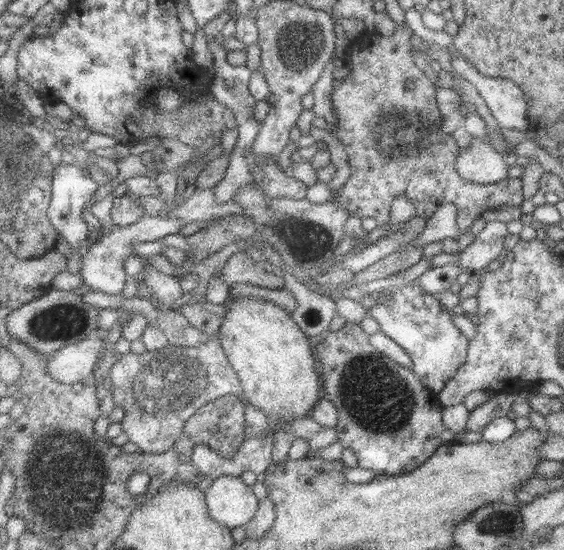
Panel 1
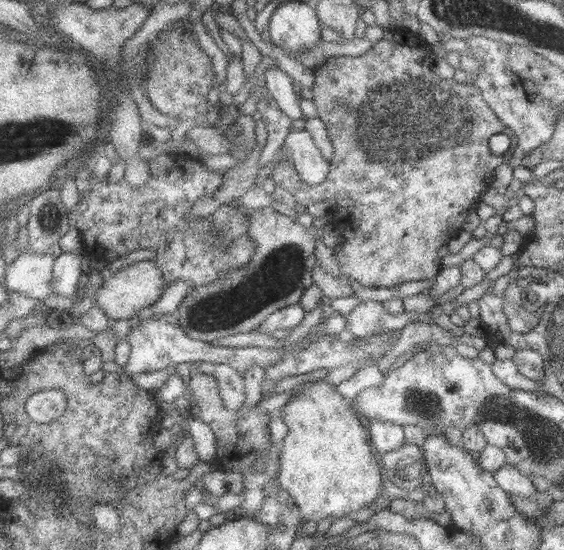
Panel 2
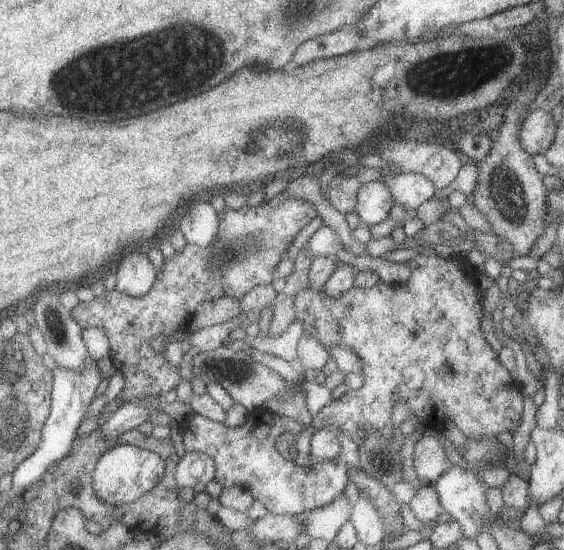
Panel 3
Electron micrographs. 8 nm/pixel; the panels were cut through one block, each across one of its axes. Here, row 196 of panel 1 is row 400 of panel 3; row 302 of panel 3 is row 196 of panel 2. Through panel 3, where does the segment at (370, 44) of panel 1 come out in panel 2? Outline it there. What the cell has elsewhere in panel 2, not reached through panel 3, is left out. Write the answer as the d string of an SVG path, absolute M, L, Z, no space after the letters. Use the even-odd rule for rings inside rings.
M401 27L390 28L385 31L384 38L363 55L358 56L339 56L329 59L317 73L317 83L313 88L315 92L315 104L318 108L319 116L322 117L330 129L330 136L335 142L336 156L333 158L333 170L331 177L320 184L320 186L310 186L308 182L304 182L300 178L297 168L294 166L292 157L280 159L275 162L275 169L268 177L275 181L277 188L287 190L289 196L294 202L300 203L306 207L318 204L320 202L332 202L336 209L342 209L342 214L338 214L338 228L342 230L342 234L348 238L335 250L338 263L343 268L343 272L349 274L353 280L358 281L364 286L372 286L372 288L391 288L396 284L404 282L412 282L412 280L430 280L434 276L438 276L440 268L440 252L441 248L447 246L449 242L458 237L463 230L462 225L466 222L466 218L476 203L481 201L483 193L492 182L492 174L500 164L512 158L512 154L518 146L518 137L516 133L506 127L498 119L498 116L490 109L488 103L483 99L480 89L476 89L474 85L464 82L458 83L454 78L441 77L442 71L439 70L441 52L435 47L435 39L429 36L424 30L418 32L407 31ZM339 101L347 102L349 109L344 110ZM494 134L507 134L511 138L511 145L501 156L495 156L488 148L488 139ZM412 140L412 142L410 142Z

